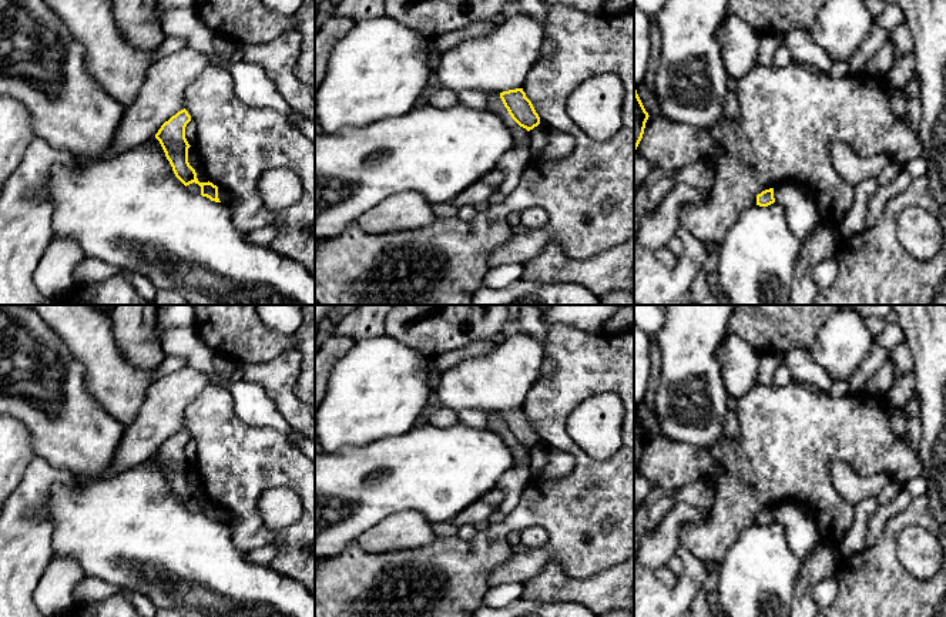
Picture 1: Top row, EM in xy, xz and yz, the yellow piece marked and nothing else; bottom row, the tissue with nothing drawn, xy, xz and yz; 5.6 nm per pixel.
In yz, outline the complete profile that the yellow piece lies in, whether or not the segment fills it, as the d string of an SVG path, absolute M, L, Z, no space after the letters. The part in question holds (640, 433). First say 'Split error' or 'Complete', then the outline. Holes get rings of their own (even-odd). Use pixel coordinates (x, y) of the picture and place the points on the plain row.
Complete. M634 408L634 470L637 469L645 447L645 442L648 439L648 432L645 430L637 409Z

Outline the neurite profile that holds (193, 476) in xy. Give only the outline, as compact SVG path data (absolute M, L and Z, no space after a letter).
M191 466L188 467L188 482L189 484L195 489L197 492L197 497L199 502L208 502L209 499L207 497L202 486L201 486L201 482L198 479L198 473L195 469L192 469Z

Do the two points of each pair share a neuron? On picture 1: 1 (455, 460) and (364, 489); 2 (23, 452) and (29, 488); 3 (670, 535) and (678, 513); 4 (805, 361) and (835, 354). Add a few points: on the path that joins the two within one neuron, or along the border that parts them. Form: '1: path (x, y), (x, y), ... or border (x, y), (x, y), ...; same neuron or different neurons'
1: path (432, 470), (401, 472), (386, 476); same neuron
2: border (36, 456), (14, 490); different neurons
3: path (670, 529), (676, 519); same neuron
4: border (808, 351), (834, 379); different neurons

